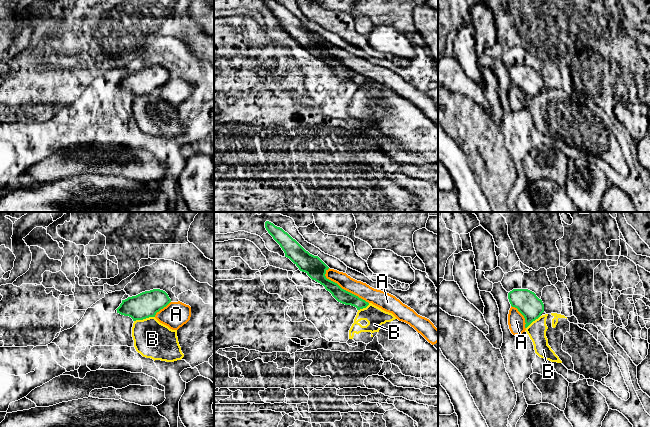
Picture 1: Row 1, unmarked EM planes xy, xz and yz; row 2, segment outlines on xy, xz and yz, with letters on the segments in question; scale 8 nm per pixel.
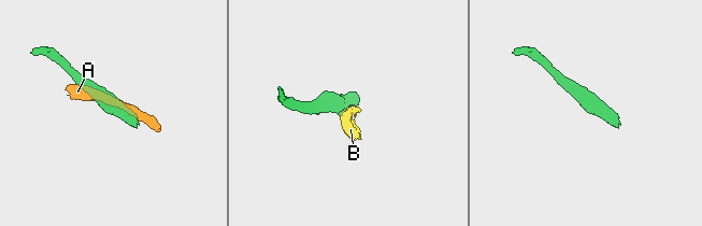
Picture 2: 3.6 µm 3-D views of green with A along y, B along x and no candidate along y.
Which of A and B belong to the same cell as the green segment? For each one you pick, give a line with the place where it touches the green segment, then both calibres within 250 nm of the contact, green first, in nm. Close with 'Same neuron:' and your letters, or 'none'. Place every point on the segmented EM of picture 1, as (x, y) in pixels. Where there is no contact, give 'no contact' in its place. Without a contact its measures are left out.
A: meets green in xz at (343, 289); 130 nm thick on the green side, 120 nm on the other
Same neuron: A

